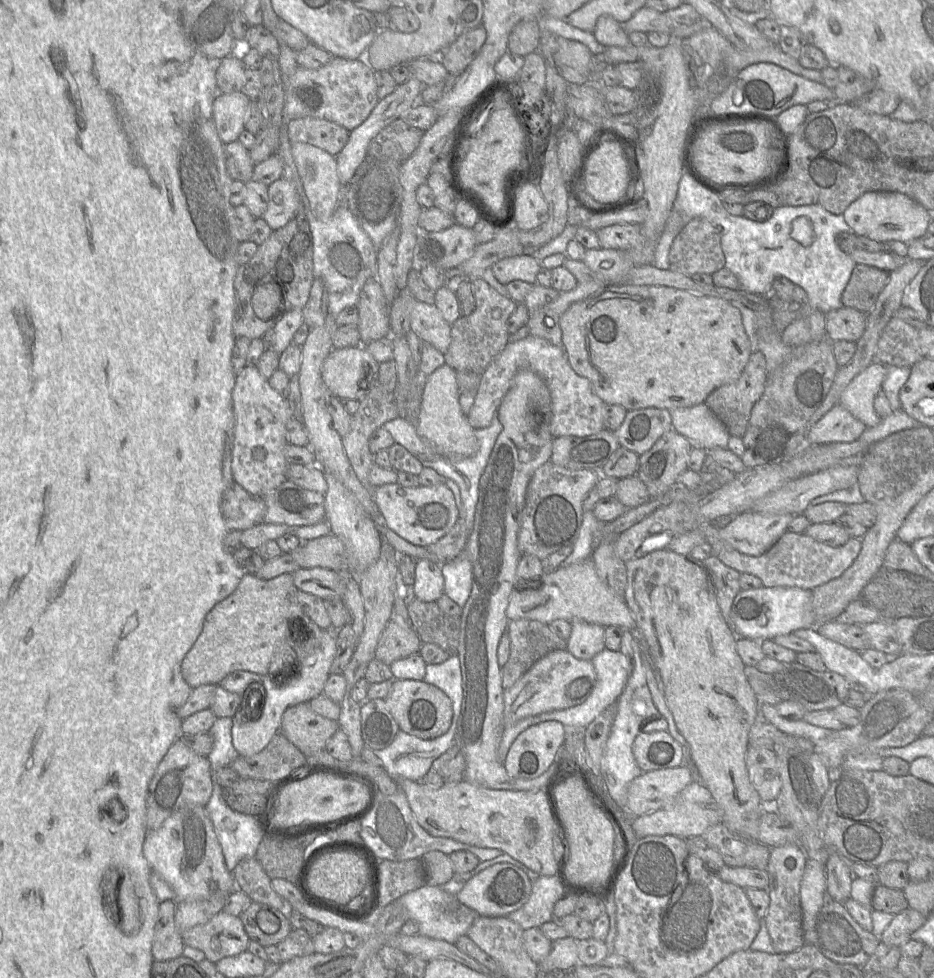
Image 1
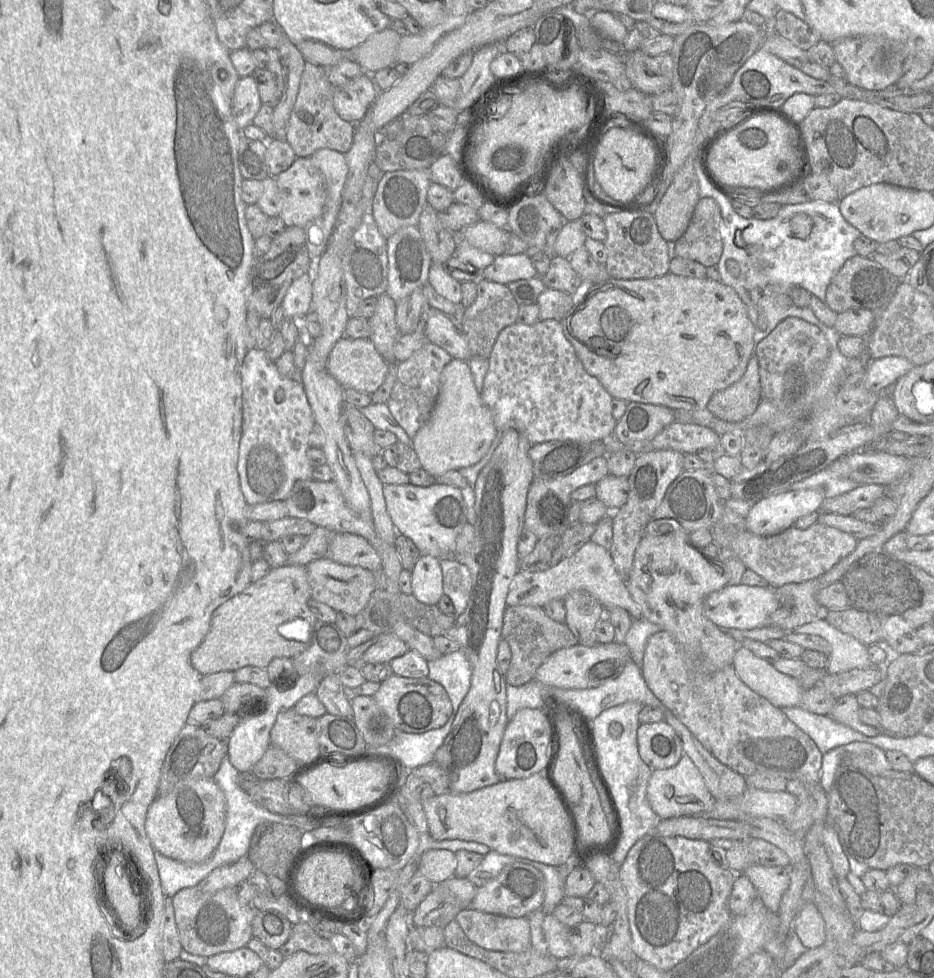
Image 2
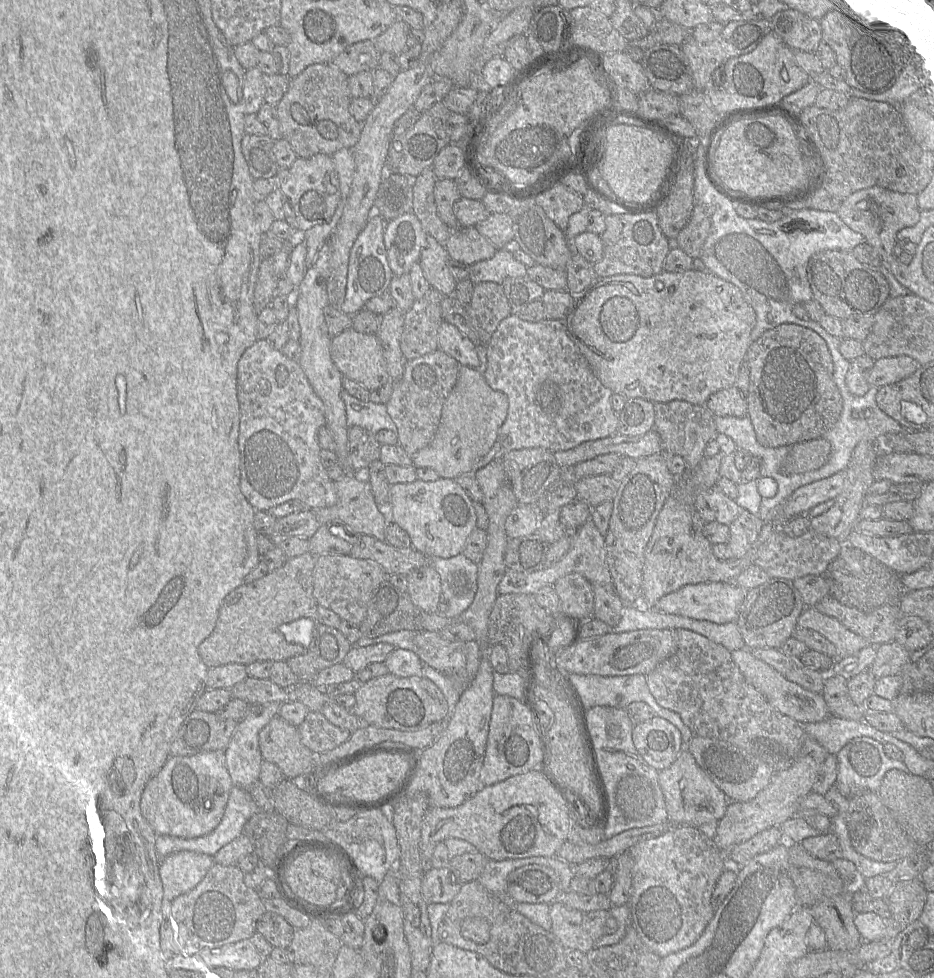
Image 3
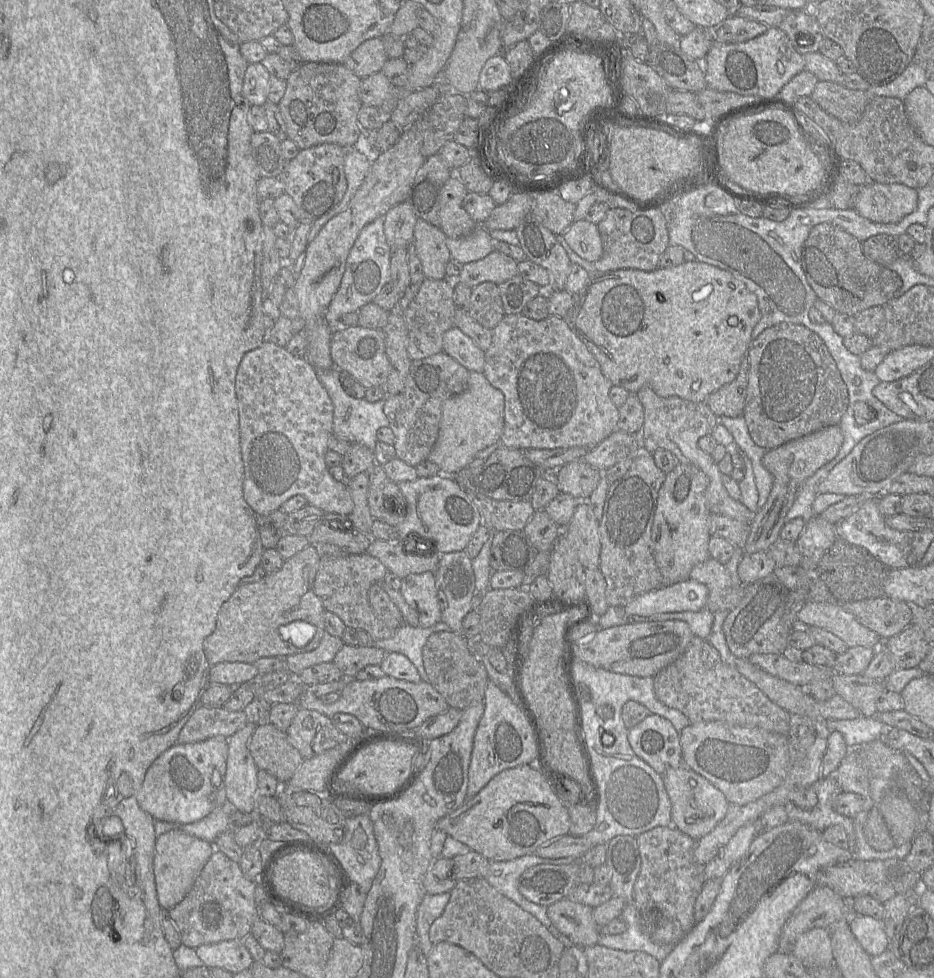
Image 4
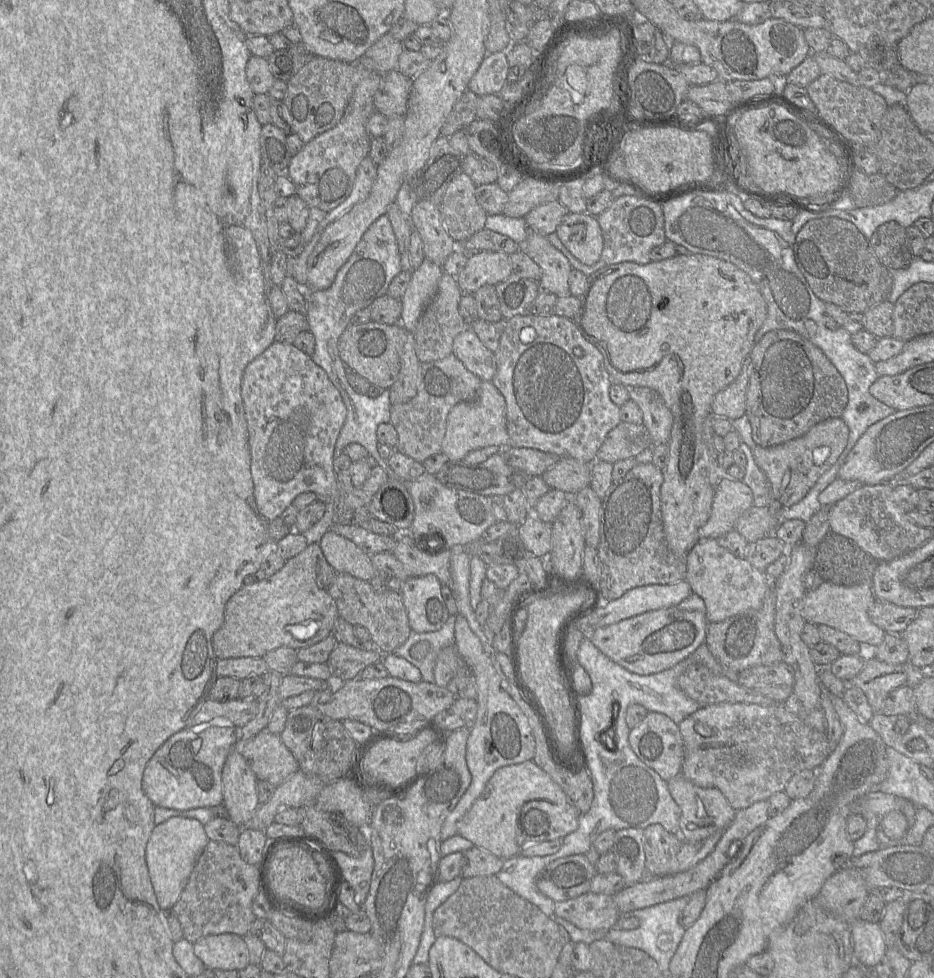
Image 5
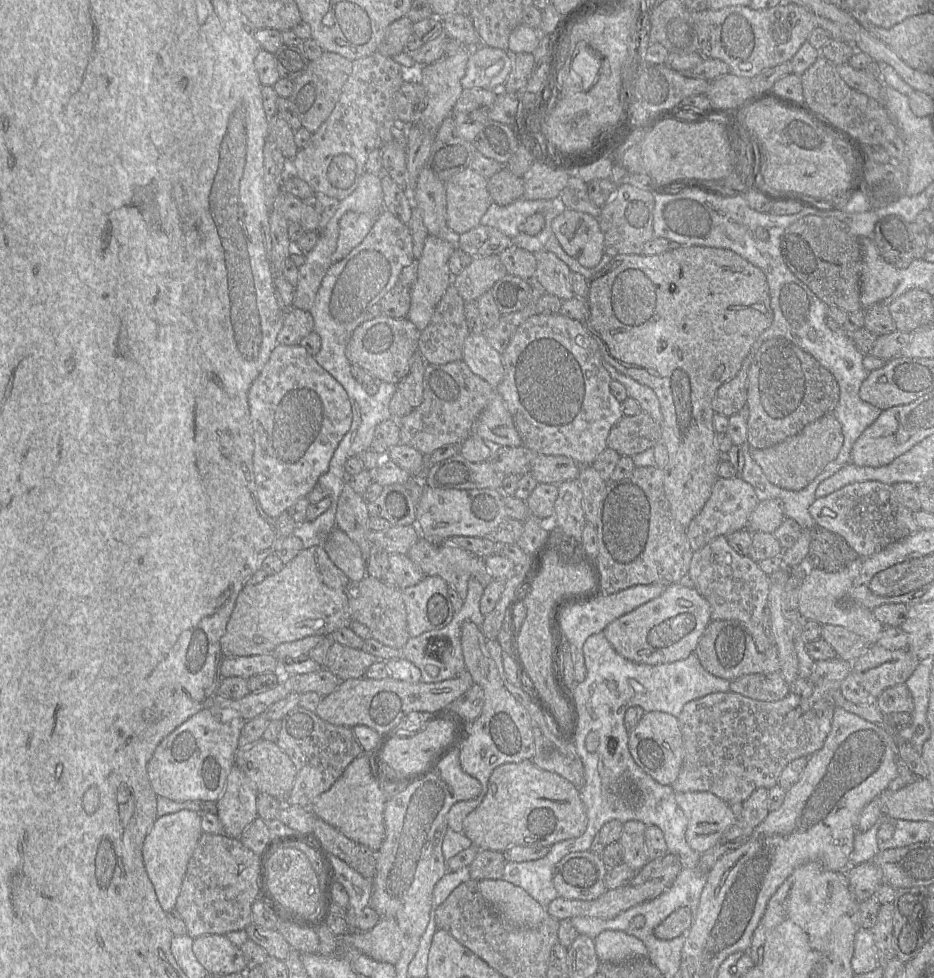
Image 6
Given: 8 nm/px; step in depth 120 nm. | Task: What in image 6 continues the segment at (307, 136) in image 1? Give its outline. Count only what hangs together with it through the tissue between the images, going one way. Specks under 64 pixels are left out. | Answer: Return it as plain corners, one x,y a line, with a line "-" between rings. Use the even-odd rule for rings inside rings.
323,52
308,65
306,71
293,80
293,92
288,97
291,110
296,114
302,127
314,134
330,116
337,104
342,88
352,72
352,61
334,52

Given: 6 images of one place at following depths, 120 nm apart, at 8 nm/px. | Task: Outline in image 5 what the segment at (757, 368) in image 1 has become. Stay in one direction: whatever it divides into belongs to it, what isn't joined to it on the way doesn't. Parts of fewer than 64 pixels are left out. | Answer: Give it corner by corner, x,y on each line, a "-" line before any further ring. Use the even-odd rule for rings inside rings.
748,356
743,362
738,377
714,396
711,405
713,416
723,417
732,421
745,414
750,363
750,357

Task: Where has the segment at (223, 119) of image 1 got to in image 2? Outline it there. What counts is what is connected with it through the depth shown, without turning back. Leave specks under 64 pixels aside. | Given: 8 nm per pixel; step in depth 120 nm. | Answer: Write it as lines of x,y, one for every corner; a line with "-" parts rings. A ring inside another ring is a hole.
252,75
240,78
236,83
231,102
231,113
236,126
242,131
252,123
262,102
257,83

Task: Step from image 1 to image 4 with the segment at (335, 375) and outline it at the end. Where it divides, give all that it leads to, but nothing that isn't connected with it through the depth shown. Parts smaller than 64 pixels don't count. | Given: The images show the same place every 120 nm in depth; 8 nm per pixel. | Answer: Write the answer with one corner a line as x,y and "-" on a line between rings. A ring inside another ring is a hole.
357,325
334,330
330,353
334,367
351,375
364,388
385,385
391,365
386,354
385,337
381,329
369,329

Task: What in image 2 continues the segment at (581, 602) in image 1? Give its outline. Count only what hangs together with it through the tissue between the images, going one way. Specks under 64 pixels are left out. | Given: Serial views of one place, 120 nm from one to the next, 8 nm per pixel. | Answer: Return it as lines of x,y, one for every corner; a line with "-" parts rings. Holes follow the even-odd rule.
592,540
583,545
568,558
563,558
557,565
540,572
518,571
513,577
506,597
507,606
539,606
543,607
554,599
564,599
570,592
585,590
592,594
605,610
623,608
632,617
638,619
641,609
631,597
626,582
618,573
609,550

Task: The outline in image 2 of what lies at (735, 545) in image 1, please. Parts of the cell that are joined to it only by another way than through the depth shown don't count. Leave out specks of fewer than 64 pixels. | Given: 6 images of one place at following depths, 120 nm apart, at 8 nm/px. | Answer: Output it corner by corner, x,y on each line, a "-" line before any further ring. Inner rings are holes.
821,490
788,491
753,505
746,515
746,529
756,536
778,534
800,517
819,512
825,497

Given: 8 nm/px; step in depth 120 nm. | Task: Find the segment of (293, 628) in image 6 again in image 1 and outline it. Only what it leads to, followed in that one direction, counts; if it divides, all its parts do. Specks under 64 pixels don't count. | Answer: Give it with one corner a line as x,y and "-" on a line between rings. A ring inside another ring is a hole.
284,573
268,580
244,574
235,591
207,614
200,635
181,663
181,674
185,682
194,689
205,684
219,685
227,675
236,671
253,672
260,676
269,675
268,669
275,651
283,645
290,645
294,649
295,635
290,630
293,621
301,619
301,629
305,629
305,634
296,633
296,636
300,635
301,641
307,641
311,620
301,608
297,592
291,573

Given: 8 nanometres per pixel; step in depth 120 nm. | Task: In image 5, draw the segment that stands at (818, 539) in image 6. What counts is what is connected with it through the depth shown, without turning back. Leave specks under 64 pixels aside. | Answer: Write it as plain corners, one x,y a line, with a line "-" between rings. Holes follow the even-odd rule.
829,531
820,541
813,569
823,581
840,586
854,586
866,578
872,579
874,571
880,562
863,551
852,540

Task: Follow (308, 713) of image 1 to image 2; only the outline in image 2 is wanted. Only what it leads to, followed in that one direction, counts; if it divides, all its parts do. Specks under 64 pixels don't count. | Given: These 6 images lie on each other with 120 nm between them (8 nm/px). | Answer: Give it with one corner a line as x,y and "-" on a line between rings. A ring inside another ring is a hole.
293,708
280,712
270,731
270,745
285,751
297,764
322,753
317,741
317,719
298,714

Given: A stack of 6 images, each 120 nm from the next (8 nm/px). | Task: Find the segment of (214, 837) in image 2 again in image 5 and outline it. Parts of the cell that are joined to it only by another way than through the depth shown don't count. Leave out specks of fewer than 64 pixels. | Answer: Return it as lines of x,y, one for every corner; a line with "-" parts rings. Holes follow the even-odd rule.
228,724
192,730
184,728
168,738
147,762
142,788
158,807
189,810
213,807
223,802
222,769
239,739
239,730

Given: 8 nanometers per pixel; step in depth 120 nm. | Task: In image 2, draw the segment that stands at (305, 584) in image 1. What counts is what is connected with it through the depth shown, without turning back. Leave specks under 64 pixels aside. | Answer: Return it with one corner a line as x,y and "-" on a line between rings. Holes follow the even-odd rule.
321,557
306,566
311,598
324,603
336,612
357,616
367,605
376,589
374,572
360,566
339,564
329,557

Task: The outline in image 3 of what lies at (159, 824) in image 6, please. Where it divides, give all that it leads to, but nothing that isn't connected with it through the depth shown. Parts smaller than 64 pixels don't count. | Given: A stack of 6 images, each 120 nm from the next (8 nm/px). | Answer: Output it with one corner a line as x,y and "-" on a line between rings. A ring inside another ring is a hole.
179,851
162,859
158,868
162,900
171,902
193,889
213,864
213,857
192,851

